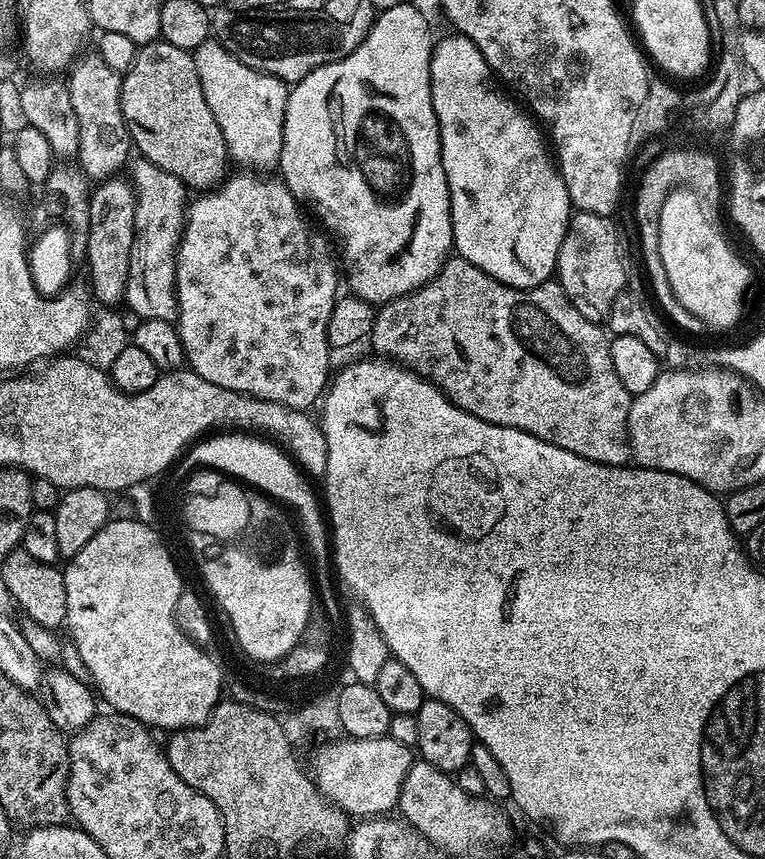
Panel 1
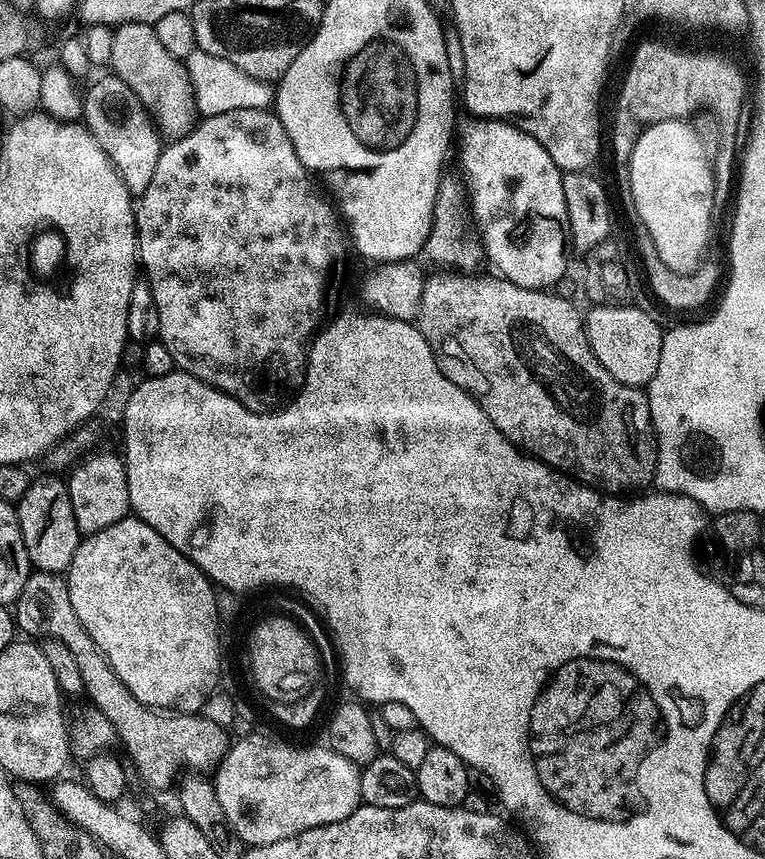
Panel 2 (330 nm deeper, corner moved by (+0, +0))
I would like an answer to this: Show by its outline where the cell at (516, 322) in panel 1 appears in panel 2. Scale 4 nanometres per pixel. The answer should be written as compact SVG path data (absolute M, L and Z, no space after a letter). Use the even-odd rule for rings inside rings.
M440 270L437 276L429 275L424 282L424 289L420 295L420 305L418 306L418 314L414 321L420 333L426 338L426 342L430 346L430 350L434 354L434 358L438 362L438 366L442 370L442 374L446 374L446 378L450 378L450 382L454 382L454 386L458 386L462 391L469 392L471 396L478 402L478 406L482 406L482 410L486 414L486 418L490 418L490 422L494 422L494 426L498 429L504 437L511 444L515 444L522 452L527 452L530 456L535 456L537 460L543 464L549 464L550 467L555 468L558 472L563 472L565 476L570 476L574 480L579 480L581 484L586 484L590 488L595 488L596 491L605 494L632 494L637 490L644 490L653 483L656 474L656 433L652 431L652 419L650 418L650 406L648 405L648 397L641 389L631 388L622 382L618 382L618 378L614 378L610 374L610 370L606 370L606 366L602 366L602 362L598 362L598 358L594 358L594 350L588 341L588 330L586 327L585 317L580 316L580 312L567 300L564 296L551 296L553 293L548 290L537 290L534 288L523 288L514 282L505 280L499 274L491 274L492 276L472 276L476 274L469 274L464 270Z

